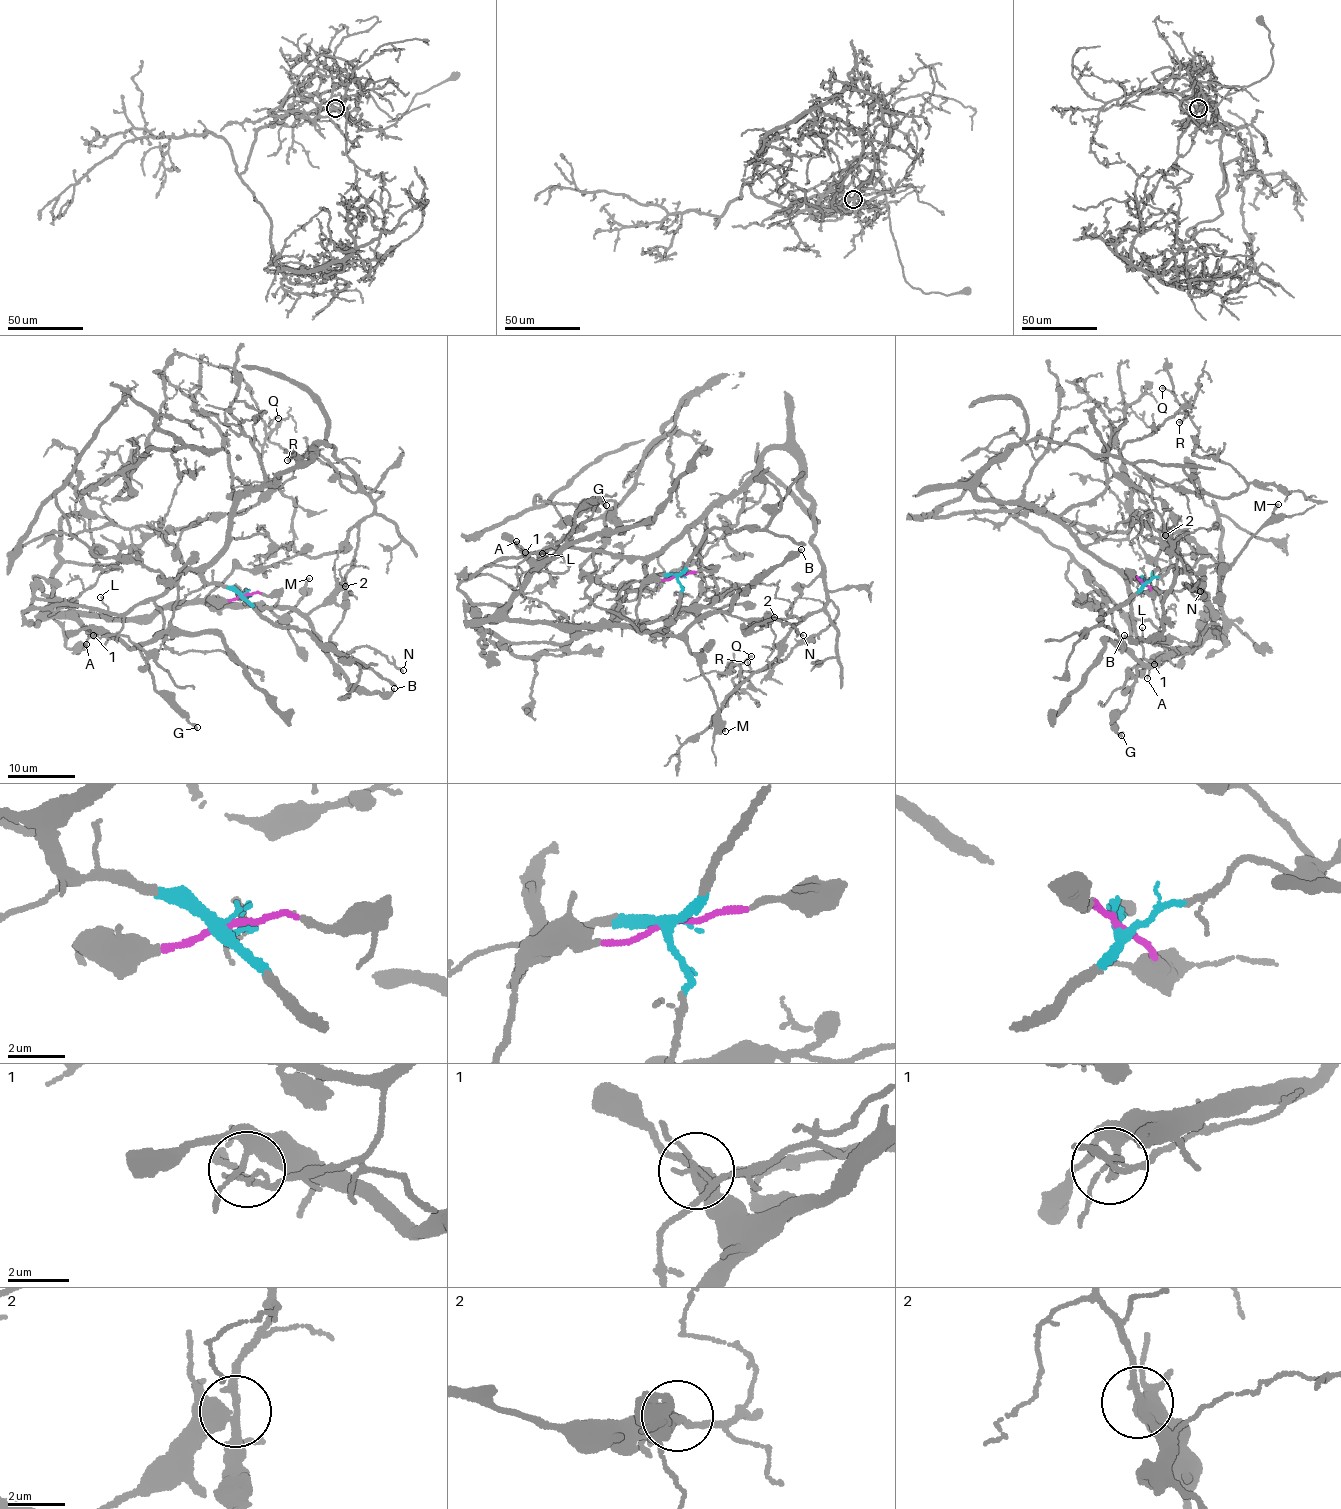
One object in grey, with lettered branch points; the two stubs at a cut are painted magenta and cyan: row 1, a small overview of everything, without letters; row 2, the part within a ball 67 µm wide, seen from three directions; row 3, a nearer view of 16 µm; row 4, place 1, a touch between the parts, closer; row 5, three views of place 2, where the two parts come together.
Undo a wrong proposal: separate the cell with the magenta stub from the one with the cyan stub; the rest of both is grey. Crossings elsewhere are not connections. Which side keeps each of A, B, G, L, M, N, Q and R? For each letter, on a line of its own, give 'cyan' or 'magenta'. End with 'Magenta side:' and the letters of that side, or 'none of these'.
A: magenta
B: magenta
G: magenta
L: cyan
M: magenta
N: cyan
Q: cyan
R: cyan
Magenta side: A, B, G, M

